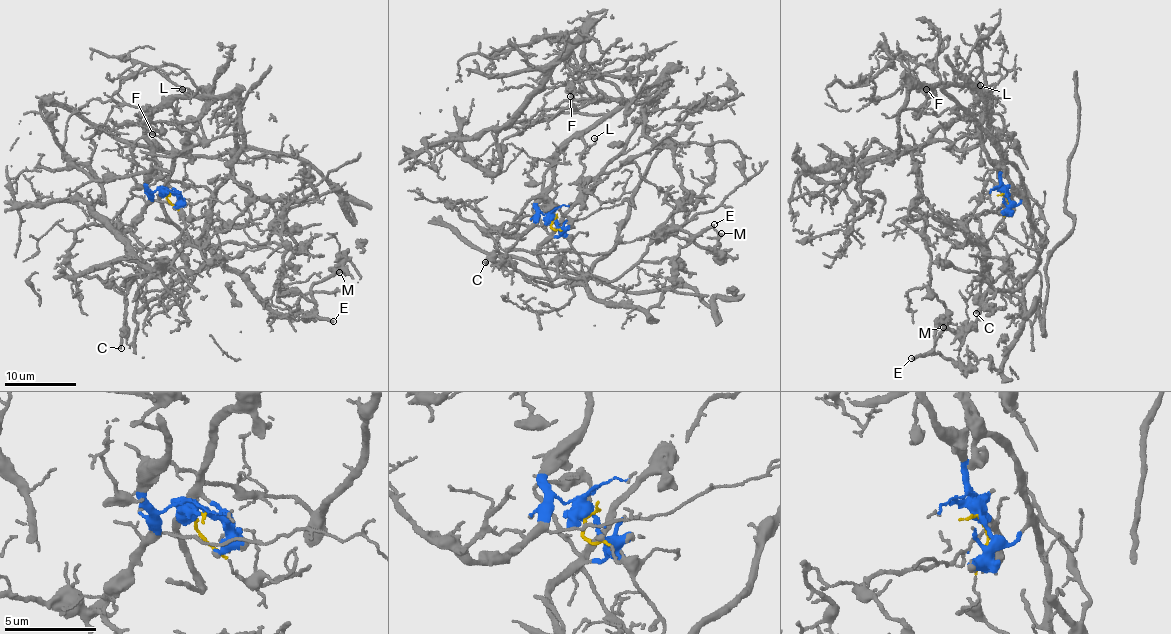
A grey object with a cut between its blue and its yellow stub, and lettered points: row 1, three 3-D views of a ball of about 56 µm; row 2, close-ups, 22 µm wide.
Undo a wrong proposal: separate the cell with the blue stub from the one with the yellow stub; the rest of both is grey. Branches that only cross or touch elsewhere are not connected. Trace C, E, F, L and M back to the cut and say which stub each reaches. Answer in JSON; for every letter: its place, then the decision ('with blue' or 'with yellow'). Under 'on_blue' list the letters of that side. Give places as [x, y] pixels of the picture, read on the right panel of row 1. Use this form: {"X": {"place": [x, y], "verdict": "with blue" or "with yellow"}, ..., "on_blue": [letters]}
{"C": {"place": [976, 313], "verdict": "with blue"}, "E": {"place": [911, 358], "verdict": "with blue"}, "F": {"place": [926, 89], "verdict": "with blue"}, "L": {"place": [980, 85], "verdict": "with blue"}, "M": {"place": [943, 327], "verdict": "with blue"}, "on_blue": ["C", "E", "F", "L", "M"]}

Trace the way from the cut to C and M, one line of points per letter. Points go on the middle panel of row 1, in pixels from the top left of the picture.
C: (551, 219), (539, 214), (515, 238), (504, 233), (519, 223), (506, 222), (496, 251), (485, 263)
M: (551, 219), (553, 152), (660, 81), (646, 135), (687, 193), (659, 228), (710, 248), (721, 233)

